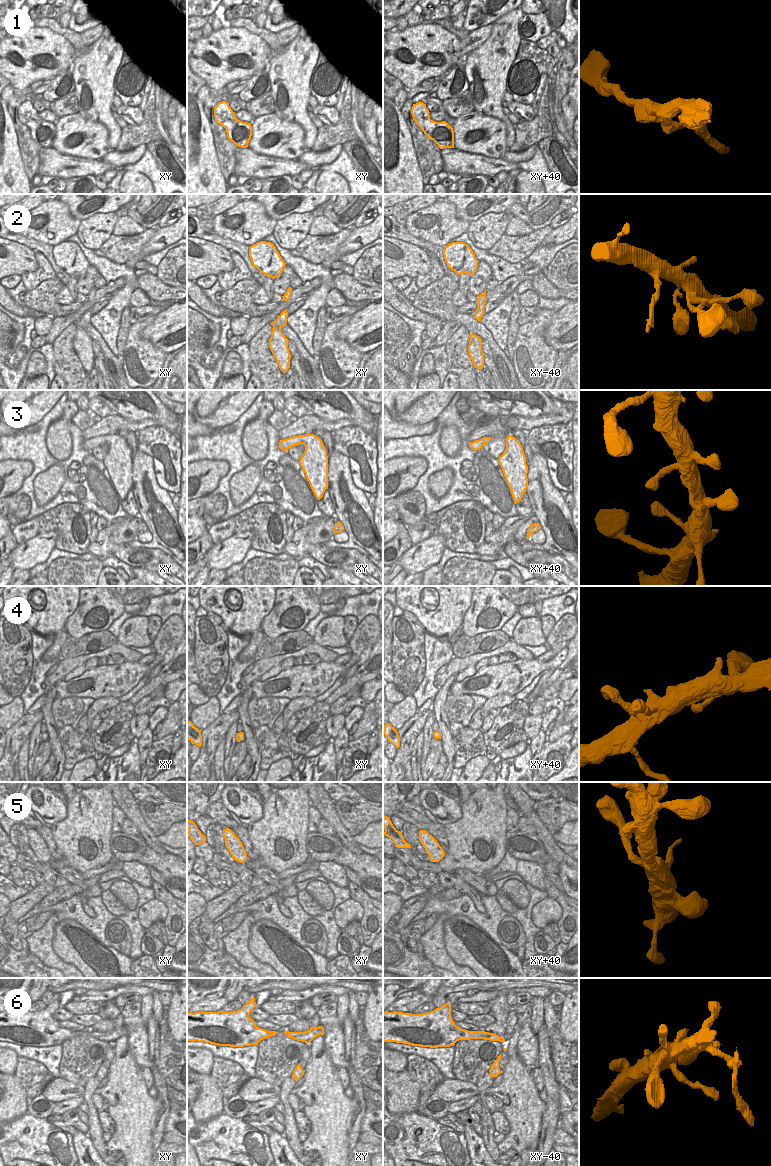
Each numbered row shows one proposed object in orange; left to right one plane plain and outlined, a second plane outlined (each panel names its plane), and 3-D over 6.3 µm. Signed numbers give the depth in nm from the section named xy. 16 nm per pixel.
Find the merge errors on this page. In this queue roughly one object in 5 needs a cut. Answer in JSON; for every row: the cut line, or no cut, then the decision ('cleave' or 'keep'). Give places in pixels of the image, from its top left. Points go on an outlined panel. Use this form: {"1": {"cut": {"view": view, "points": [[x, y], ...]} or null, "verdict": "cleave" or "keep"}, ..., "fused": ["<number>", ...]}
{"1": {"cut": null, "verdict": "keep"}, "2": {"cut": null, "verdict": "keep"}, "3": {"cut": null, "verdict": "keep"}, "4": {"cut": null, "verdict": "keep"}, "5": {"cut": null, "verdict": "keep"}, "6": {"cut": null, "verdict": "keep"}, "fused": []}

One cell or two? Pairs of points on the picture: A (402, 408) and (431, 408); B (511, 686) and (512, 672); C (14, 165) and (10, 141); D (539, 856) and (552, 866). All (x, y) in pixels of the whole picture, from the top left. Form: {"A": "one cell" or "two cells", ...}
{"A": "one cell", "B": "one cell", "C": "one cell", "D": "two cells"}

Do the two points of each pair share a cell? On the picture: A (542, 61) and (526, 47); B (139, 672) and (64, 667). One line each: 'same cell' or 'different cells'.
A: same cell
B: different cells

